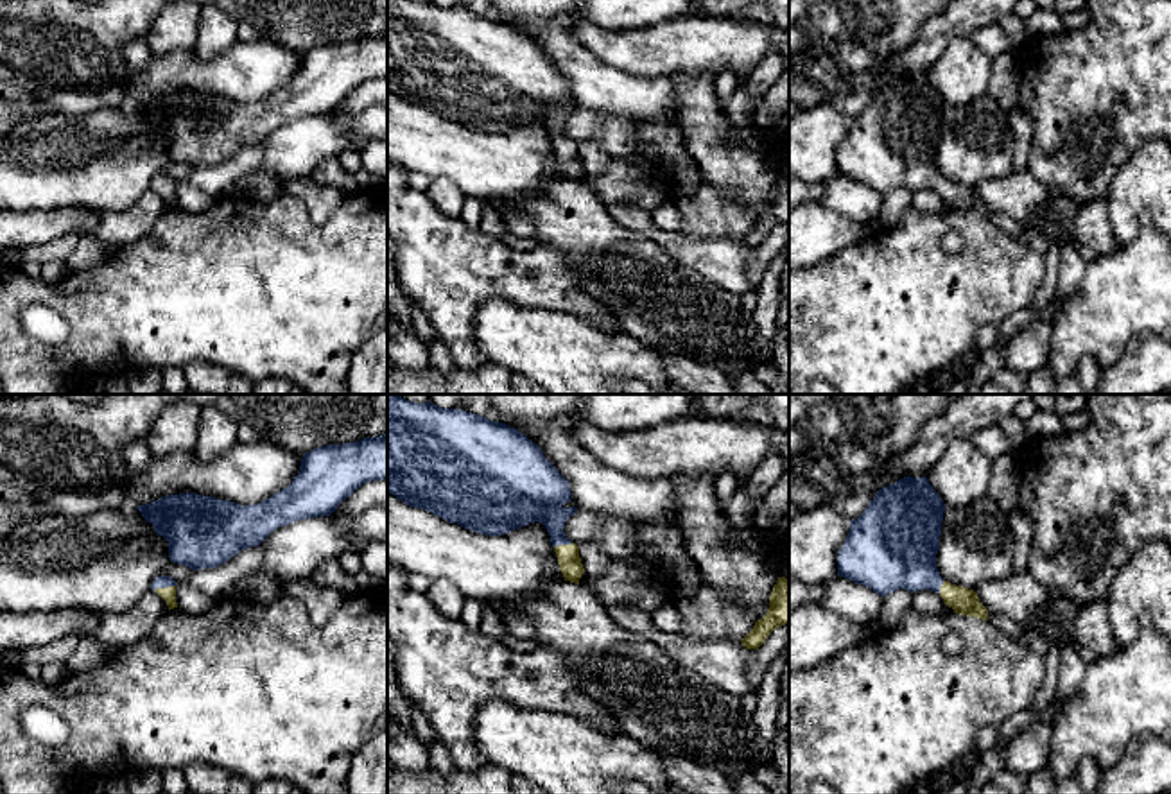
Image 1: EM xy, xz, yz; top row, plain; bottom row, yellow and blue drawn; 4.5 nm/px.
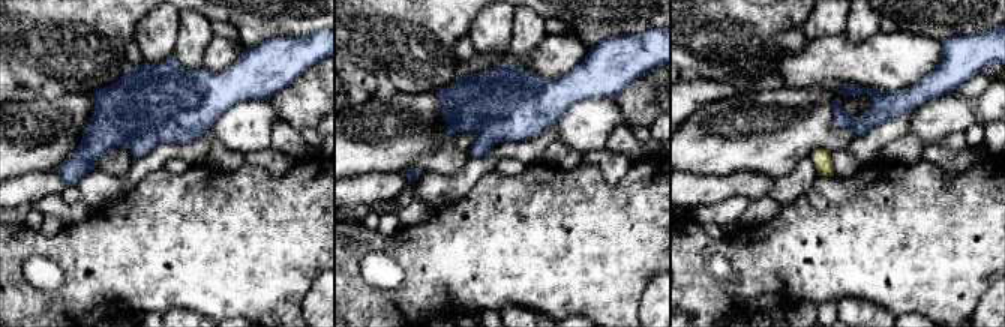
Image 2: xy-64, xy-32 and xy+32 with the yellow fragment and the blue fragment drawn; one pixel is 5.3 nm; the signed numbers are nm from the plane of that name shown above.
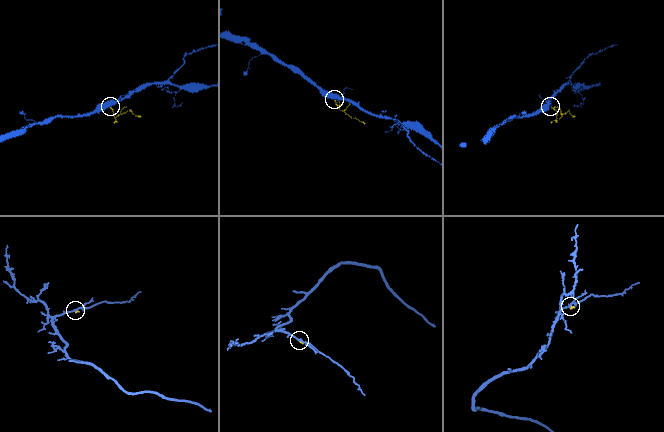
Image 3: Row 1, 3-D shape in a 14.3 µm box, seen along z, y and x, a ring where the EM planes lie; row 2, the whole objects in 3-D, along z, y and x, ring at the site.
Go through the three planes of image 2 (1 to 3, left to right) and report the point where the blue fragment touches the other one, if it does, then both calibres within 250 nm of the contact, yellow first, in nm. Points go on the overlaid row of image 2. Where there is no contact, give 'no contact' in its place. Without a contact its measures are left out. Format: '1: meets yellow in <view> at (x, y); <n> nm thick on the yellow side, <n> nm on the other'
1: no contact
2: no contact
3: no contact

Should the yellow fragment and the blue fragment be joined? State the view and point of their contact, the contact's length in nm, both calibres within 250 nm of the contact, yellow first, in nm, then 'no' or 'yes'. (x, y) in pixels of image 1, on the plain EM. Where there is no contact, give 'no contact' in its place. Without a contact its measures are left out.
contact xy (164, 187); length 110 nm; calibres 60 and 60 nm; yes

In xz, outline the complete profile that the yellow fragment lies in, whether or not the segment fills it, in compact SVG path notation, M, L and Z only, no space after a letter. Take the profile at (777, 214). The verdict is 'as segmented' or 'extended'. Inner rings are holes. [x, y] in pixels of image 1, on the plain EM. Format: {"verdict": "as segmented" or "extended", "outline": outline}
{"verdict": "as segmented", "outline": "M778 176L768 211L755 220L753 228L741 238L746 247L759 247L764 238L780 224L789 222L789 177Z"}

